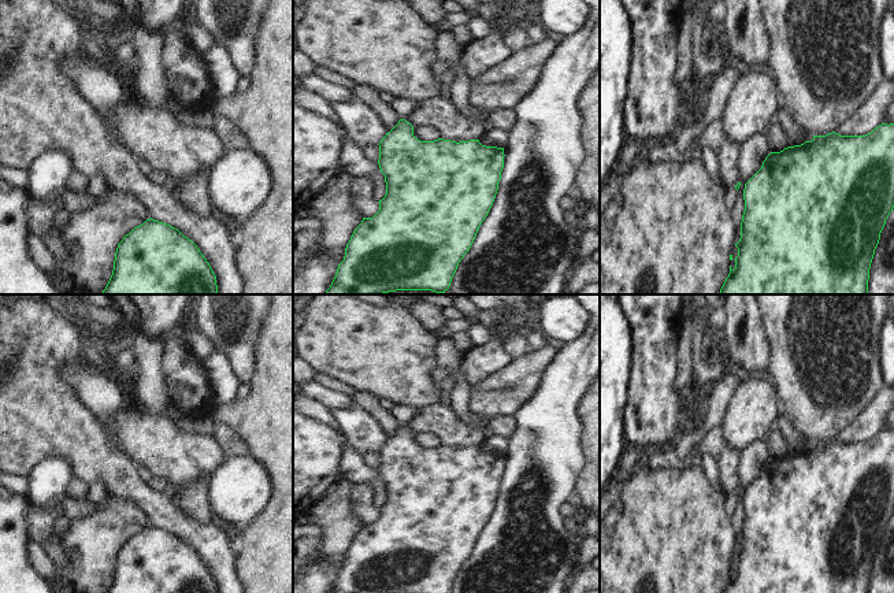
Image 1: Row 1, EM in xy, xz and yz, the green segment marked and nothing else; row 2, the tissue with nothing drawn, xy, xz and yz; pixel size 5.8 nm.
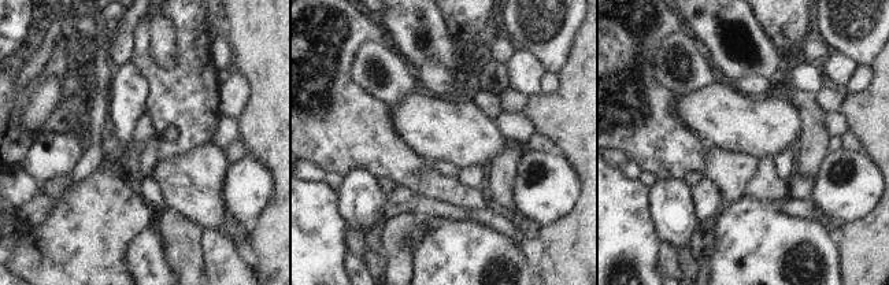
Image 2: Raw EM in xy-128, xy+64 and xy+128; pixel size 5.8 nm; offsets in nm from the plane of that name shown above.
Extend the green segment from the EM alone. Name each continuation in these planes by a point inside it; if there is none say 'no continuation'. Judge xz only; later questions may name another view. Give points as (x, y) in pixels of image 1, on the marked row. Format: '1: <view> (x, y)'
1: xz (403, 107)

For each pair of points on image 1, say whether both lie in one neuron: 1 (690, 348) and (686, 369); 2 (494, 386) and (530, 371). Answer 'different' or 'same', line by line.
1: same
2: same

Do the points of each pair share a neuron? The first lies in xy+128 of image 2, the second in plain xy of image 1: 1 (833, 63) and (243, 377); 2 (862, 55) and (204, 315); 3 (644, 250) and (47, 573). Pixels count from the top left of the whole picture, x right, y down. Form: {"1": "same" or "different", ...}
{"1": "different", "2": "same", "3": "different"}

